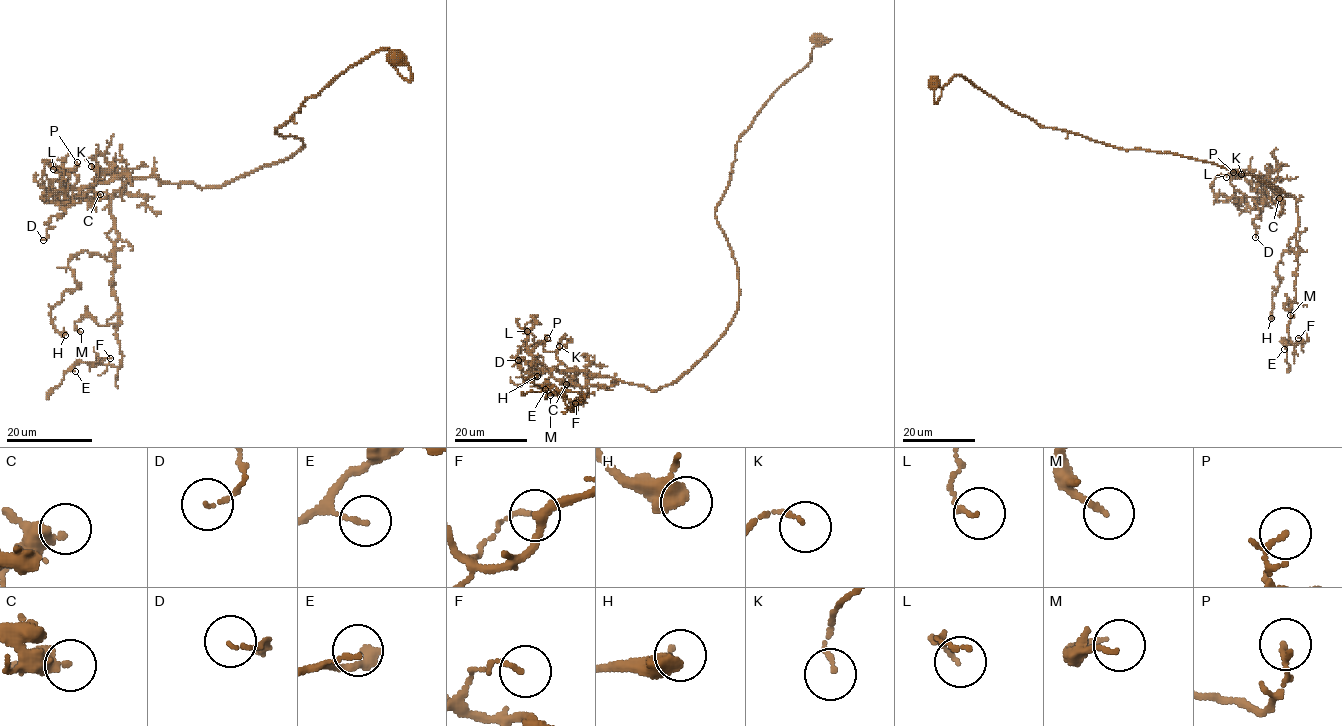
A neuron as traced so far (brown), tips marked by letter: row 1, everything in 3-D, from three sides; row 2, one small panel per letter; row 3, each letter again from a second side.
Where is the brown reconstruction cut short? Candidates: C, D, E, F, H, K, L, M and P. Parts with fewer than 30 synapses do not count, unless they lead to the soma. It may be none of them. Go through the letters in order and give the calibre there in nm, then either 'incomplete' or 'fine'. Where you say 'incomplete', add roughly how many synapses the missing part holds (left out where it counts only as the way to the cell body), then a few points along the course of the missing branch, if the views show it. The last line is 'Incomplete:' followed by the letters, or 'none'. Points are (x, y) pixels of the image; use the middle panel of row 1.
C: calibre 280 nm; fine
D: calibre 100 nm; fine
E: calibre 130 nm; fine
F: calibre 110 nm; fine
H: calibre 400 nm; fine
K: calibre 130 nm; fine
L: calibre 120 nm; fine
M: calibre 140 nm; fine
P: calibre 140 nm; fine
Incomplete: none

